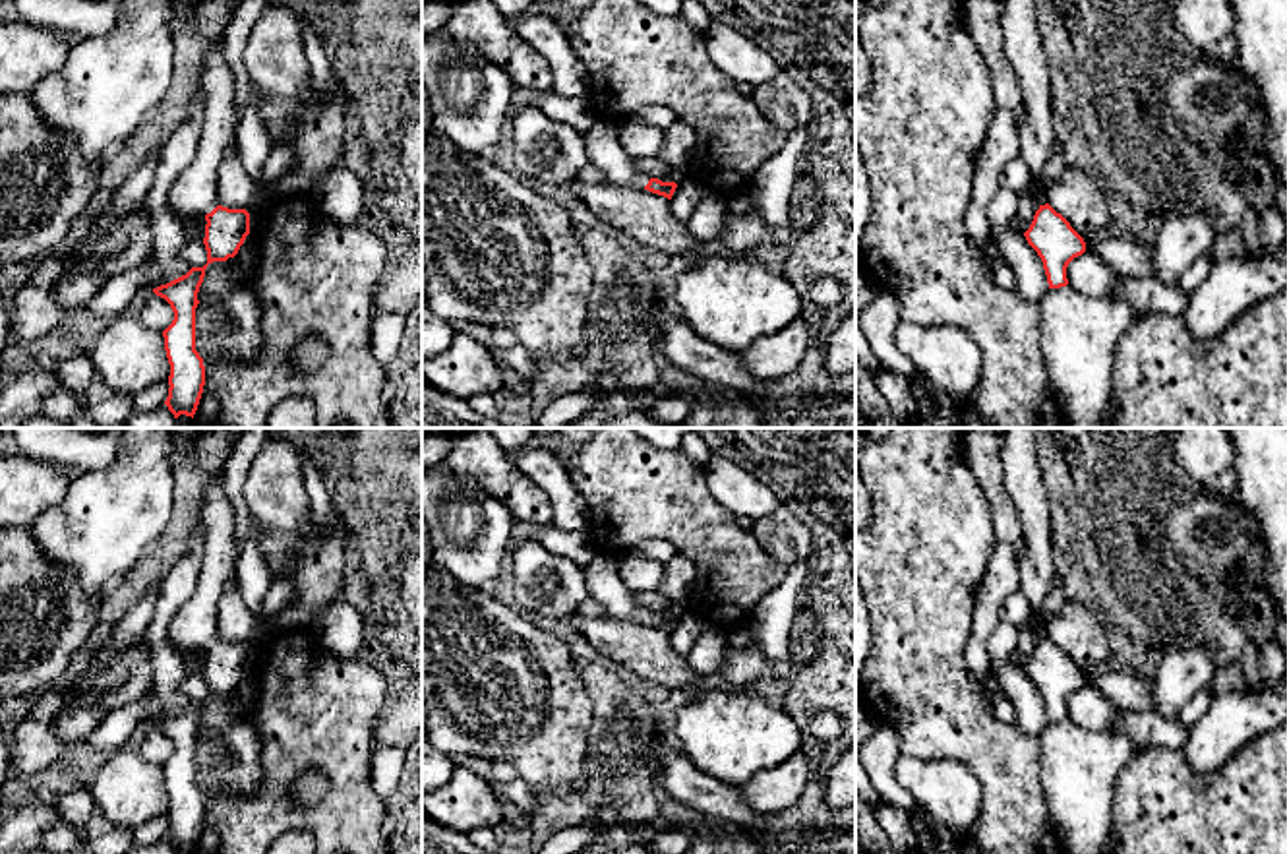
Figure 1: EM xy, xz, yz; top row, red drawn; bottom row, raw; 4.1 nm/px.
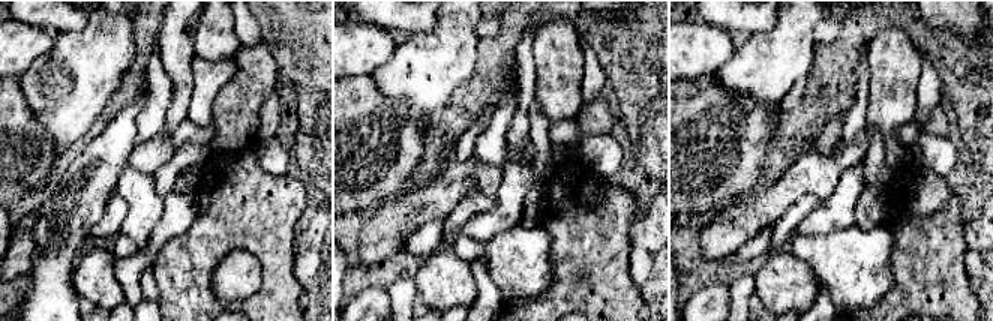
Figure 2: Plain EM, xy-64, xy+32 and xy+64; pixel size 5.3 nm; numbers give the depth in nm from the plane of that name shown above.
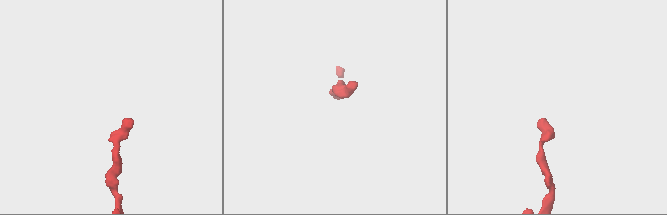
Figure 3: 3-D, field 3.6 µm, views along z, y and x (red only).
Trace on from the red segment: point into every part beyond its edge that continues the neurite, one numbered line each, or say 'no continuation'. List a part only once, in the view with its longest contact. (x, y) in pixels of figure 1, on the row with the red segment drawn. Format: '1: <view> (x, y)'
1: xy (194, 192)

